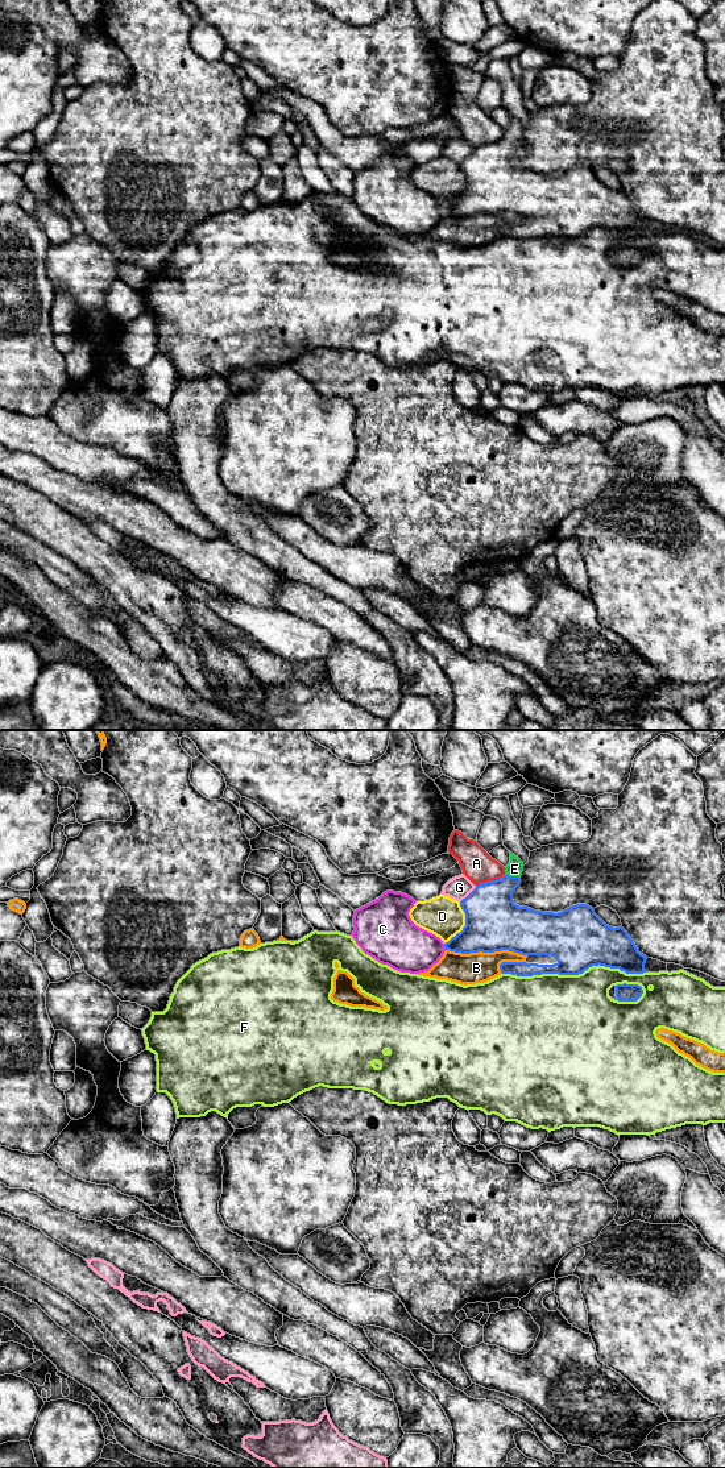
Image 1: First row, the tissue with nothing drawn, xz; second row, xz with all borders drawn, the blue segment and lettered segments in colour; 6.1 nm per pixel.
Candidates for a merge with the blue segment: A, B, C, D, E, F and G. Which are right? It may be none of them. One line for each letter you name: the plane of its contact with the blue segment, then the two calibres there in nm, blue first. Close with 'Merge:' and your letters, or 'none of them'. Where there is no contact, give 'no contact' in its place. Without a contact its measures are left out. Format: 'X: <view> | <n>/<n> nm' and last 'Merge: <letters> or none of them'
E: xz | 300/100 nm
Merge: E

